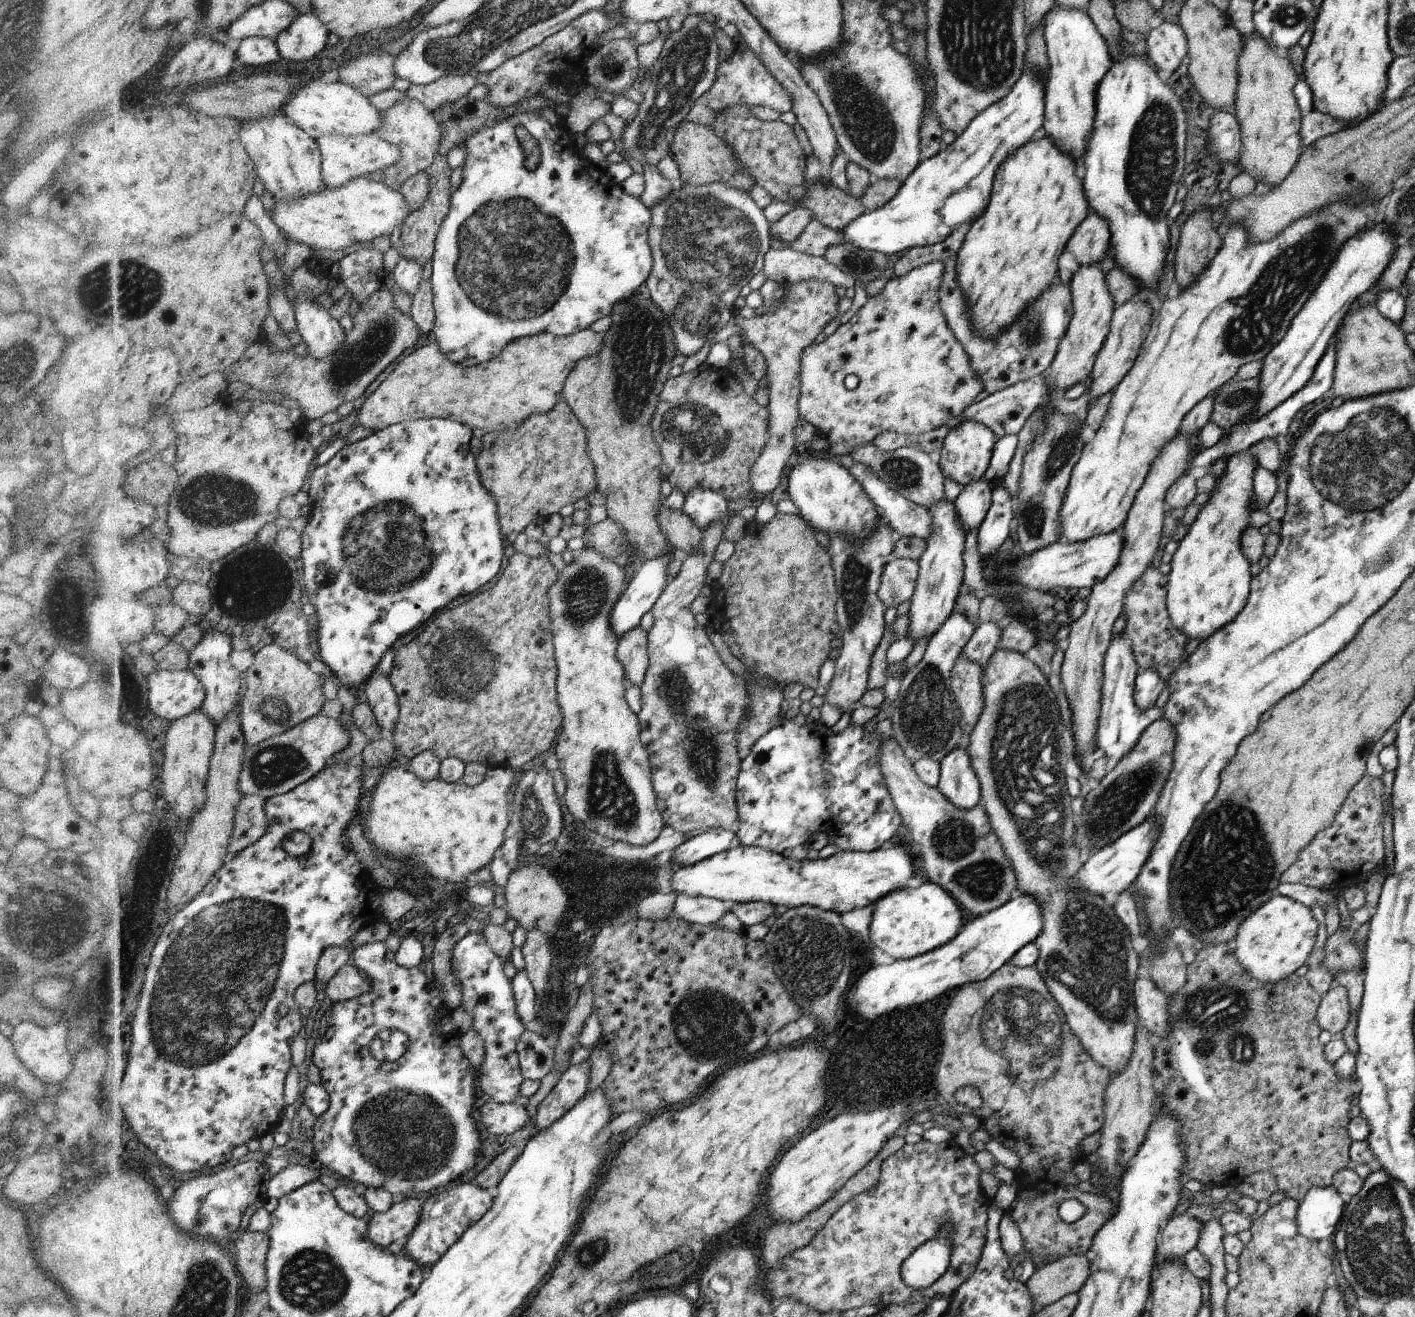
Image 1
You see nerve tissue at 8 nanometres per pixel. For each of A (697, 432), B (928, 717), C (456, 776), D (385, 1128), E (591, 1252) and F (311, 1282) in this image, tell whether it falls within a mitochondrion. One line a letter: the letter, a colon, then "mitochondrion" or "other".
A: mitochondrion
B: mitochondrion
C: other
D: mitochondrion
E: mitochondrion
F: mitochondrion

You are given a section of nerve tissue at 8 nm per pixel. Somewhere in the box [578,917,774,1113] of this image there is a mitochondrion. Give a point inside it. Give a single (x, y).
(728, 1033)

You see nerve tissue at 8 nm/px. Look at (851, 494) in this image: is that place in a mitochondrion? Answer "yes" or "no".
no

